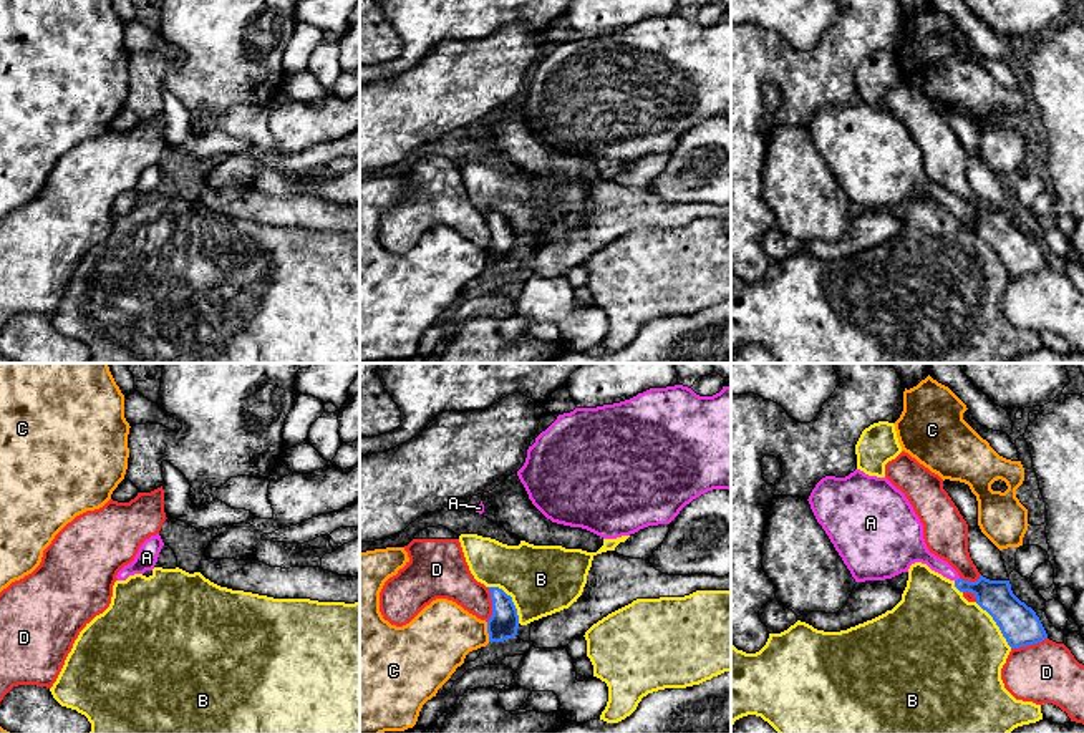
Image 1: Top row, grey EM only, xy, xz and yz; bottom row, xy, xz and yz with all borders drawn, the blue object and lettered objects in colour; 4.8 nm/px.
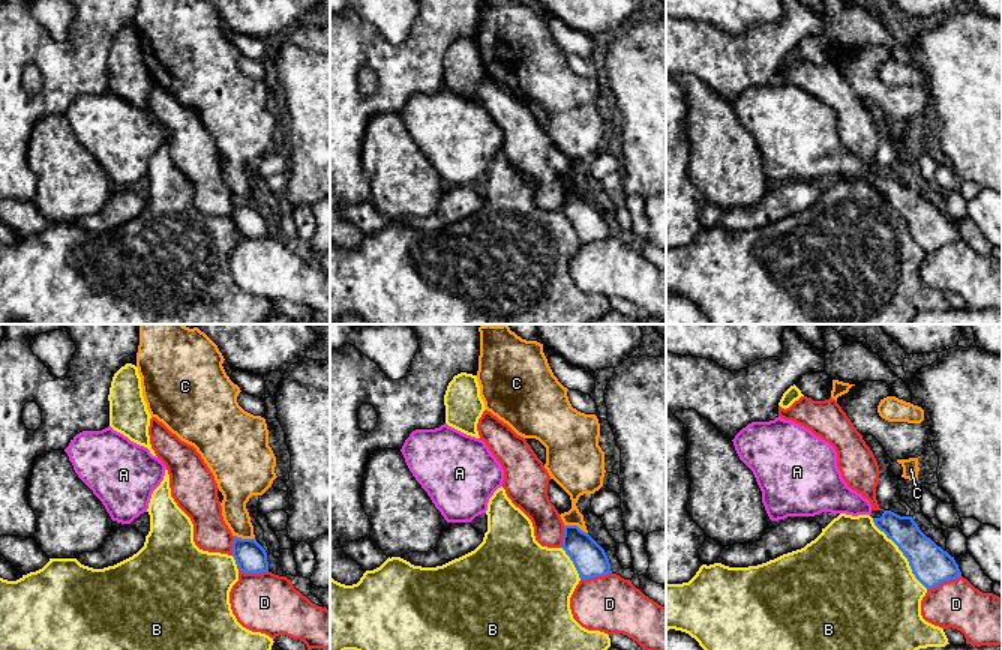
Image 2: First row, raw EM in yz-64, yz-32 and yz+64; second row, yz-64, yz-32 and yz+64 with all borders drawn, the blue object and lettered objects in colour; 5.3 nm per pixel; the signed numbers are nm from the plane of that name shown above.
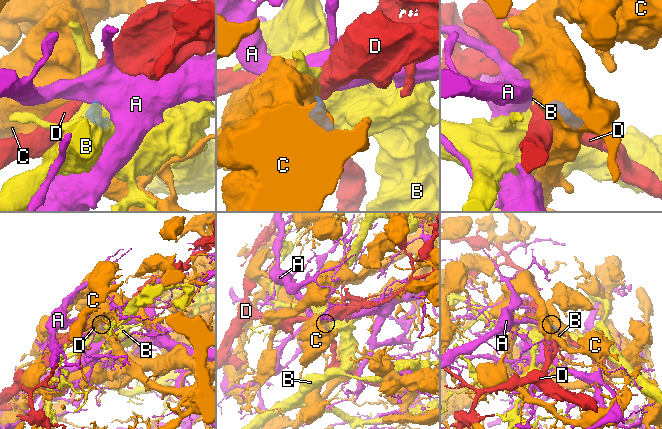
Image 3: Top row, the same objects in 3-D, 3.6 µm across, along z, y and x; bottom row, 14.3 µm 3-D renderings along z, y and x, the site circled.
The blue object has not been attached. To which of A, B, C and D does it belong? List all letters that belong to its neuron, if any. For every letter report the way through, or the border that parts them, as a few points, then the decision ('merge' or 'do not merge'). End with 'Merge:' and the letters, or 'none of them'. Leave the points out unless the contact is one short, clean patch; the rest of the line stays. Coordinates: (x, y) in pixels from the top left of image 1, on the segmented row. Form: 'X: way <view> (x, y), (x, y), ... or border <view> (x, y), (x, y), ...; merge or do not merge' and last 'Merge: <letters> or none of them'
A: way yz (996, 597), (958, 579), (915, 551); merge
B: do not merge
C: border xz (486, 622), (489, 640); do not merge
D: do not merge
Merge: A

